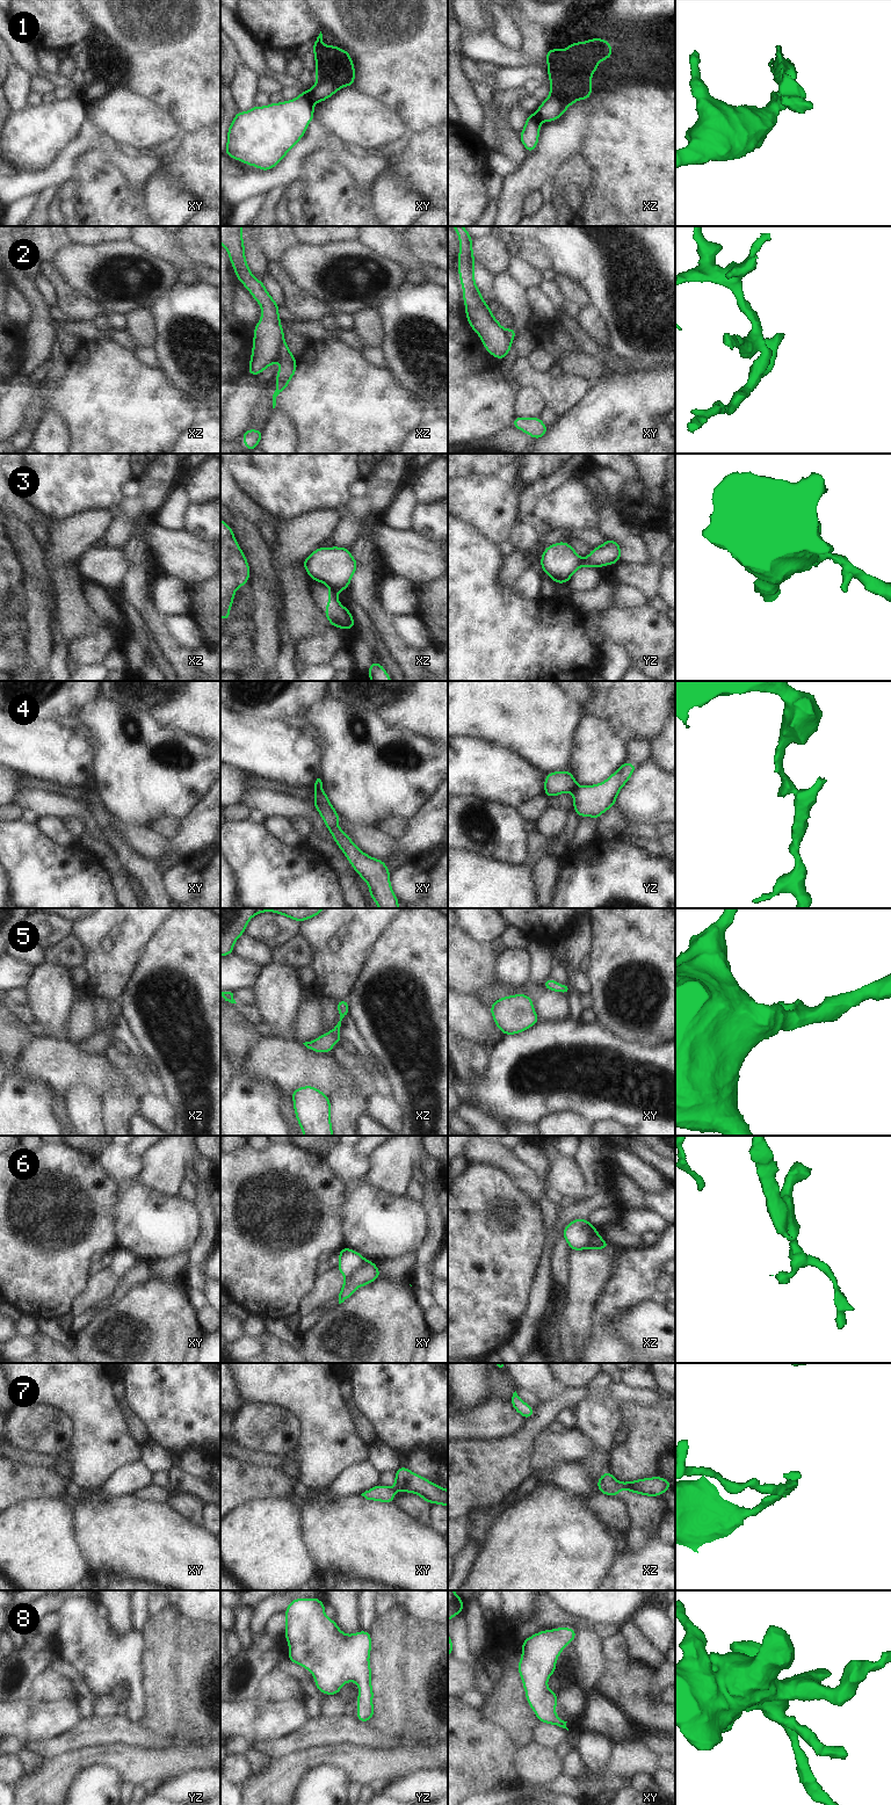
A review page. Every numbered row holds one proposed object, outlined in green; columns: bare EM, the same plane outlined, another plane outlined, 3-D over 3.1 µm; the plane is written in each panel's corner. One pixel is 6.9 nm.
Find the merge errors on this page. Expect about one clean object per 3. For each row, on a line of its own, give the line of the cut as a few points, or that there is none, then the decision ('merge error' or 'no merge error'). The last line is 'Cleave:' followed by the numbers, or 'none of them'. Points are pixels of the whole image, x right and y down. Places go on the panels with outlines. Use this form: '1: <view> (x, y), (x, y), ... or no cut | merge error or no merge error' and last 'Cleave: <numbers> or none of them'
1: xy (308, 91), (314, 102) | merge error
2: xz (284, 341), (279, 360) | merge error
3: xz (331, 588), (338, 592) | merge error
4: yz (578, 787), (571, 791) | merge error
5: no cut | no merge error
6: xz (594, 1227), (589, 1232), (588, 1247) | merge error
7: xz (621, 1484), (623, 1488) | merge error
8: no cut | no merge error
Cleave: 1, 2, 3, 4, 6, 7

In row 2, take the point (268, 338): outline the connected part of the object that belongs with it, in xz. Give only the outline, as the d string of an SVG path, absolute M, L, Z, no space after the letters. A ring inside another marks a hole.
M220 226L220 244L225 247L234 273L241 284L261 306L261 320L254 326L248 375L259 376L269 365L280 361L284 331L278 314L280 305L271 298L262 281L251 273L242 241L242 226Z

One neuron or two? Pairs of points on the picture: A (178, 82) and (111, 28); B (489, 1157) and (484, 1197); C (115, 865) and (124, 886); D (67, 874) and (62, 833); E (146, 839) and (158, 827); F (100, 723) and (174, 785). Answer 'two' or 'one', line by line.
A: one
B: two
C: one
D: two
E: two
F: one

